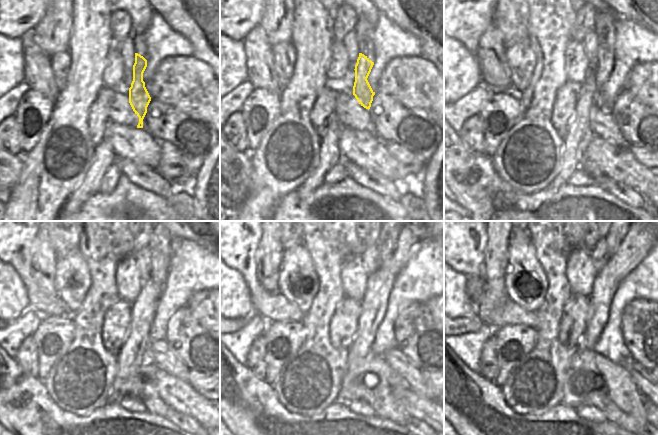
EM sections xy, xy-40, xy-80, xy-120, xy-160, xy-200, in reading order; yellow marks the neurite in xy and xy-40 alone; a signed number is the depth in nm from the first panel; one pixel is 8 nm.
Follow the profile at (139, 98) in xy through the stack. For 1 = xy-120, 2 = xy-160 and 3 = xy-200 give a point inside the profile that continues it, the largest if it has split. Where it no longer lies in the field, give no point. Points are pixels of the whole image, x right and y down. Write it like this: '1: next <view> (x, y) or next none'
1: next xy-120 (143, 256)
2: next xy-160 (370, 256)
3: next xy-200 (599, 259)

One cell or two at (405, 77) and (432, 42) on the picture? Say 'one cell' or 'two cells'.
two cells

